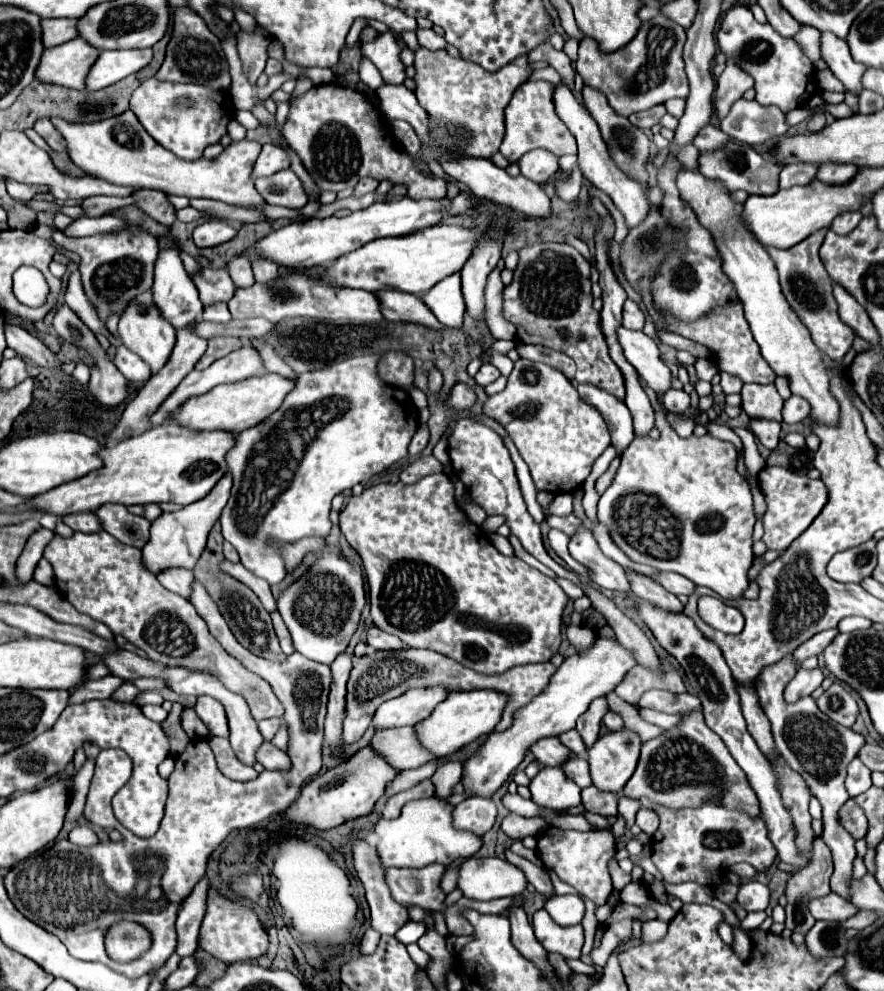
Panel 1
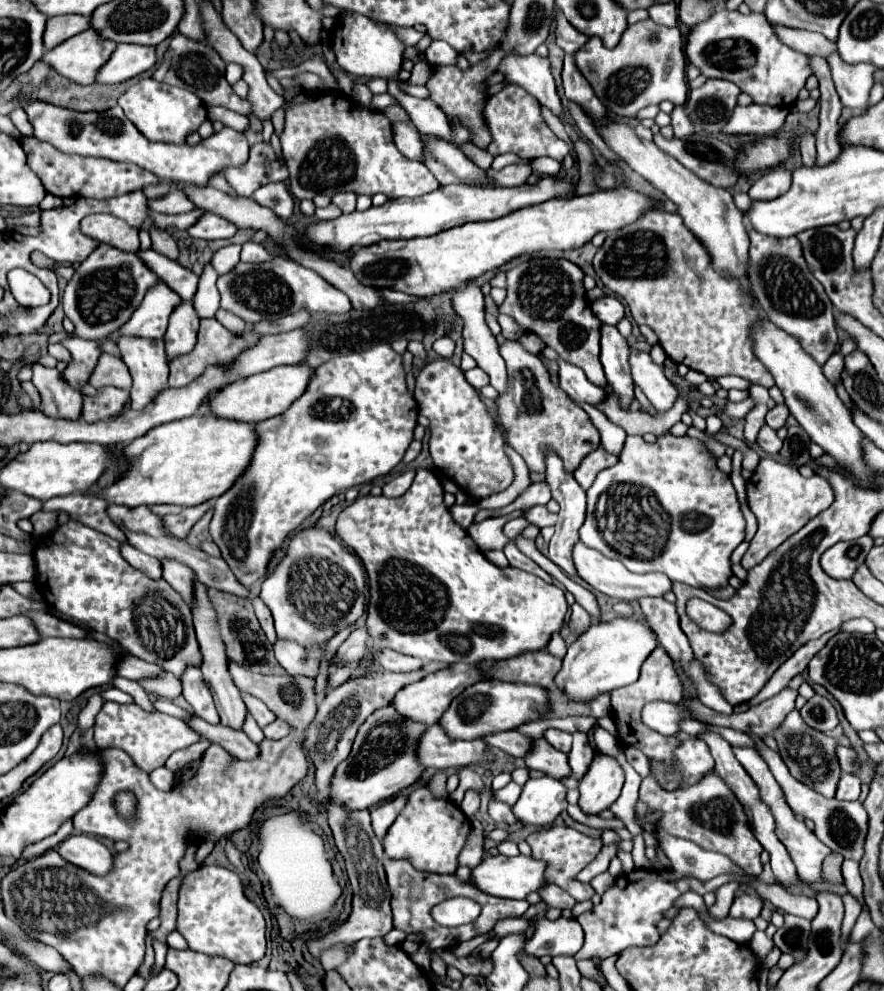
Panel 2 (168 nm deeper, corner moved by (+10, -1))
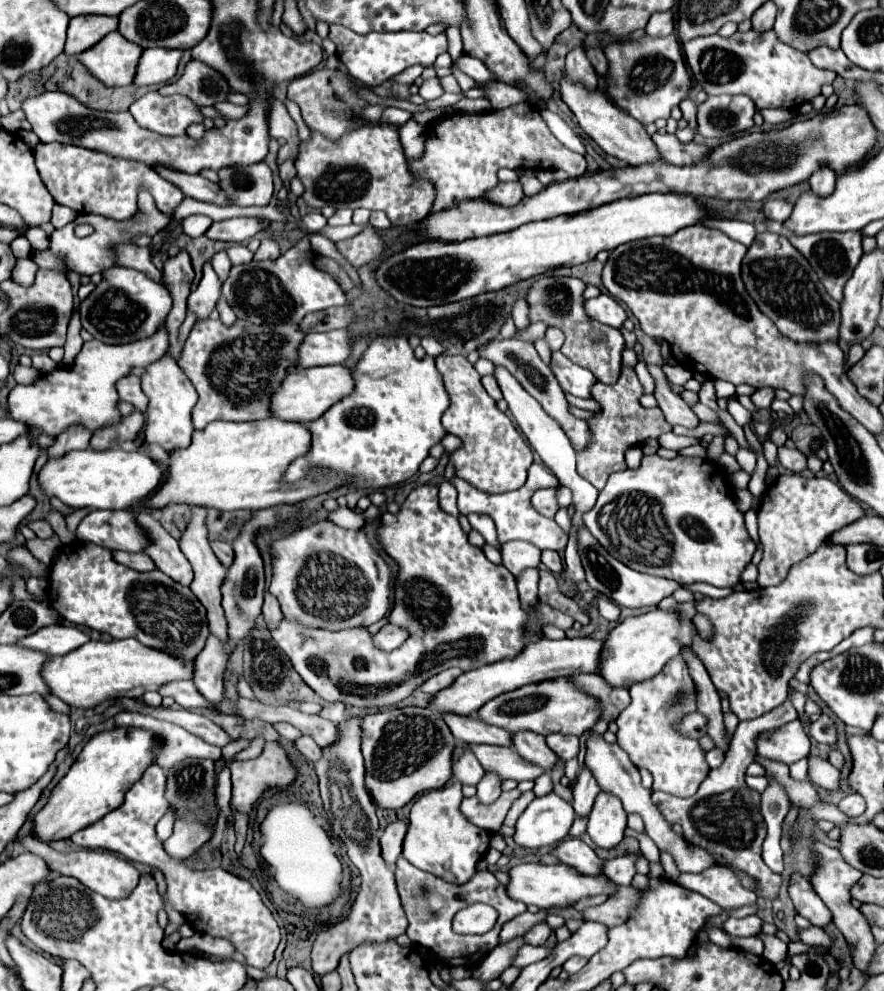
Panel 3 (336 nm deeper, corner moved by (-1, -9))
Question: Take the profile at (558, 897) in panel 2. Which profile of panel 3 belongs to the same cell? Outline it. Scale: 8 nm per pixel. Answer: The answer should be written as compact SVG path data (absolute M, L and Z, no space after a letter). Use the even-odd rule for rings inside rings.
M618 887L616 895L612 895L606 903L598 905L598 907L586 907L582 911L582 915L590 921L598 921L606 927L614 927L624 923L624 919L628 919L628 911L632 907L632 903L636 903L640 899L640 889L636 887Z

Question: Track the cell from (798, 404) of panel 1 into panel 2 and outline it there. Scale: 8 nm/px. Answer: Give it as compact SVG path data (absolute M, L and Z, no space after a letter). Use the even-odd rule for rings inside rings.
M777 405L777 407L773 407L773 409L767 413L765 423L767 423L771 429L775 429L775 431L777 431L777 429L785 427L787 417L789 417L789 409L787 409L785 405Z

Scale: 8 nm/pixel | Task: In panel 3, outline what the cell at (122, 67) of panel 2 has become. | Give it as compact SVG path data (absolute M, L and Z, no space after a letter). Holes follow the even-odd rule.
M144 49L134 75L134 85L158 85L176 75L182 51L178 49Z

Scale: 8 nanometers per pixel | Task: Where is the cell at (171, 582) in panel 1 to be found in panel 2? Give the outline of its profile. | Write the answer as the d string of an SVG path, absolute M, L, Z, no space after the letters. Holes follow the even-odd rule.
M127 543L121 545L121 555L123 555L125 561L129 561L133 567L137 567L139 571L143 571L151 579L159 579L161 577L161 563L159 563L159 559L153 559L151 555L145 555L145 553L133 549Z

